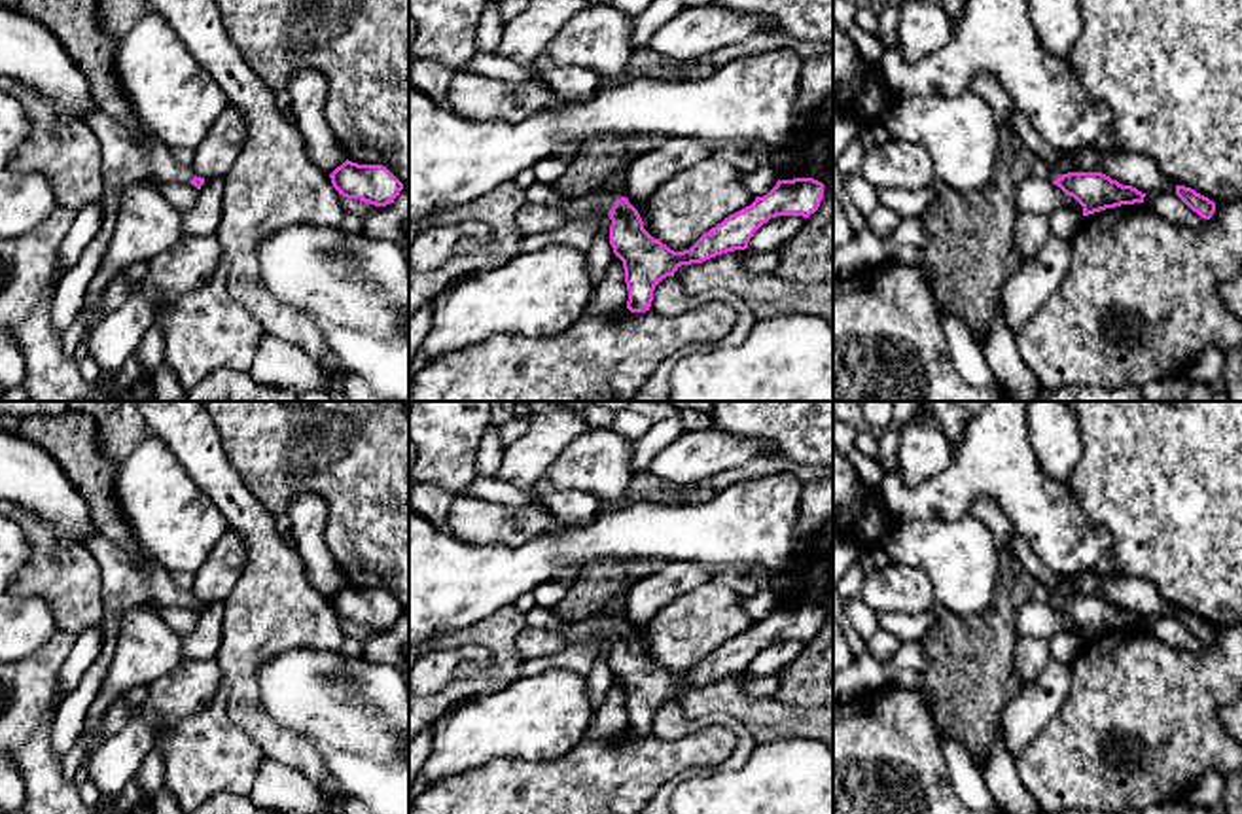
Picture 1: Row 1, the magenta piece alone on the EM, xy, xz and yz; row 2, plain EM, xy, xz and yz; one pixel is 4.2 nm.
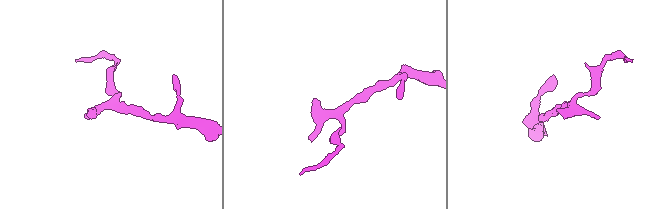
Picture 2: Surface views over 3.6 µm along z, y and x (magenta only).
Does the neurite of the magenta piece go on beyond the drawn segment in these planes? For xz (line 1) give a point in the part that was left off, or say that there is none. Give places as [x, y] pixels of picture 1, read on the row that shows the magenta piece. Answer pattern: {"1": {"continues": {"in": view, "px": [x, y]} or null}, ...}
{"1": {"continues": {"in": "xz", "px": [578, 209]}}}

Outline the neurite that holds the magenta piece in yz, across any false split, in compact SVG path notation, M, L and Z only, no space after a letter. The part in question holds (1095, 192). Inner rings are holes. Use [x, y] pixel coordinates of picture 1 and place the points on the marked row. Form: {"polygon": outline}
{"polygon": "M1041 167L1045 176L1066 195L1083 206L1083 216L1115 208L1121 204L1144 203L1145 193L1132 186L1123 186L1102 172L1068 172L1055 167Z"}

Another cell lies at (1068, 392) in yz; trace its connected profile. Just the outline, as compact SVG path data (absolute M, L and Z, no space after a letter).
M1064 384L1041 388L1032 401L1144 401L1142 386L1121 386L1115 390Z

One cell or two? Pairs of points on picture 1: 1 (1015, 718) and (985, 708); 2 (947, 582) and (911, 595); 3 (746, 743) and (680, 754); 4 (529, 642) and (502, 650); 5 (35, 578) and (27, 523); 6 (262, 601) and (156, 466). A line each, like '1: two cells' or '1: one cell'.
1: two cells
2: two cells
3: two cells
4: two cells
5: one cell
6: two cells

